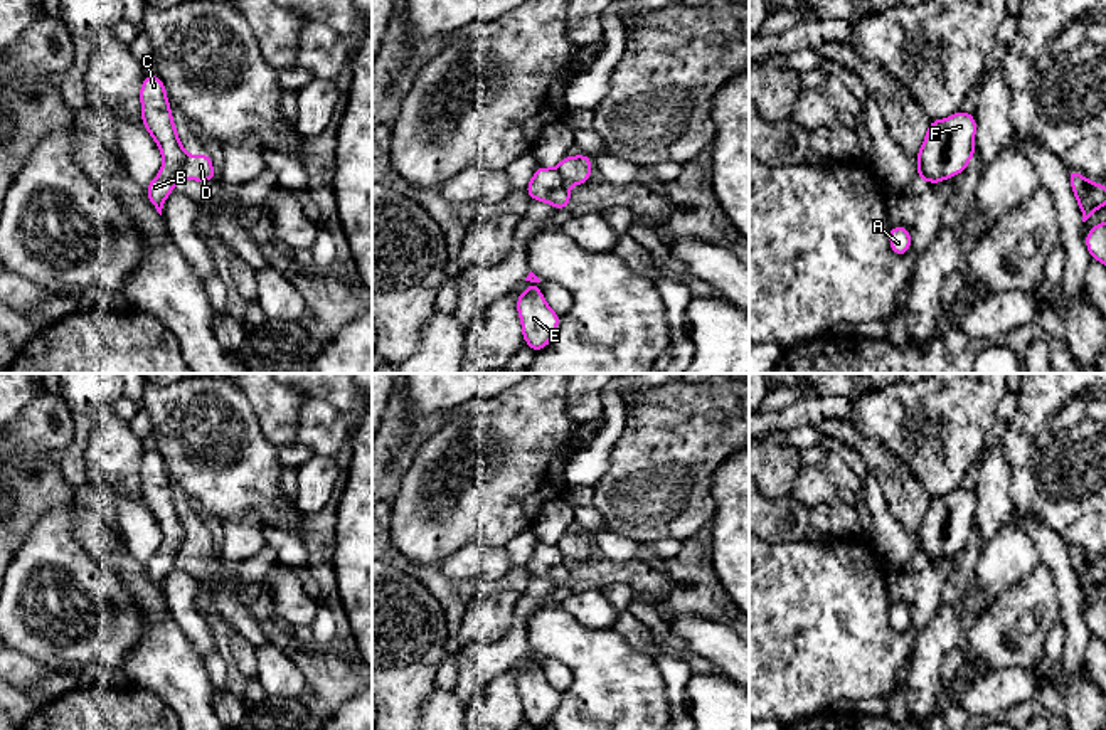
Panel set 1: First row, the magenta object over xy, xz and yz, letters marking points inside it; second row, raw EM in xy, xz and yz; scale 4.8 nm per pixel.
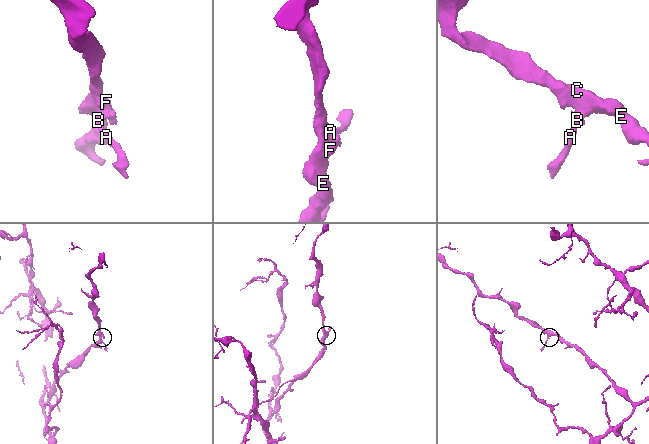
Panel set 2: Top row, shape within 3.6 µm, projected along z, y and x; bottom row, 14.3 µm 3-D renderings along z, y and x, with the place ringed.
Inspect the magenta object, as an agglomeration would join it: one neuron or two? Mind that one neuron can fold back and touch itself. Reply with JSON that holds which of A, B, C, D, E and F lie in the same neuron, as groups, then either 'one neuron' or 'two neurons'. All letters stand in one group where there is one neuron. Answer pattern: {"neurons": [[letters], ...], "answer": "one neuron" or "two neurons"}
{"neurons": [["A", "B", "C", "E", "F"], ["D"]], "answer": "two neurons"}

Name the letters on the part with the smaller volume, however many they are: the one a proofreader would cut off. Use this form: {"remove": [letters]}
{"remove": ["D"]}

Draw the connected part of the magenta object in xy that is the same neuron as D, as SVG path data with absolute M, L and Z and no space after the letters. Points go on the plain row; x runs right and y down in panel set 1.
M185 528L183 547L178 550L175 558L180 557L215 558L210 532L204 528L202 532L194 533Z

